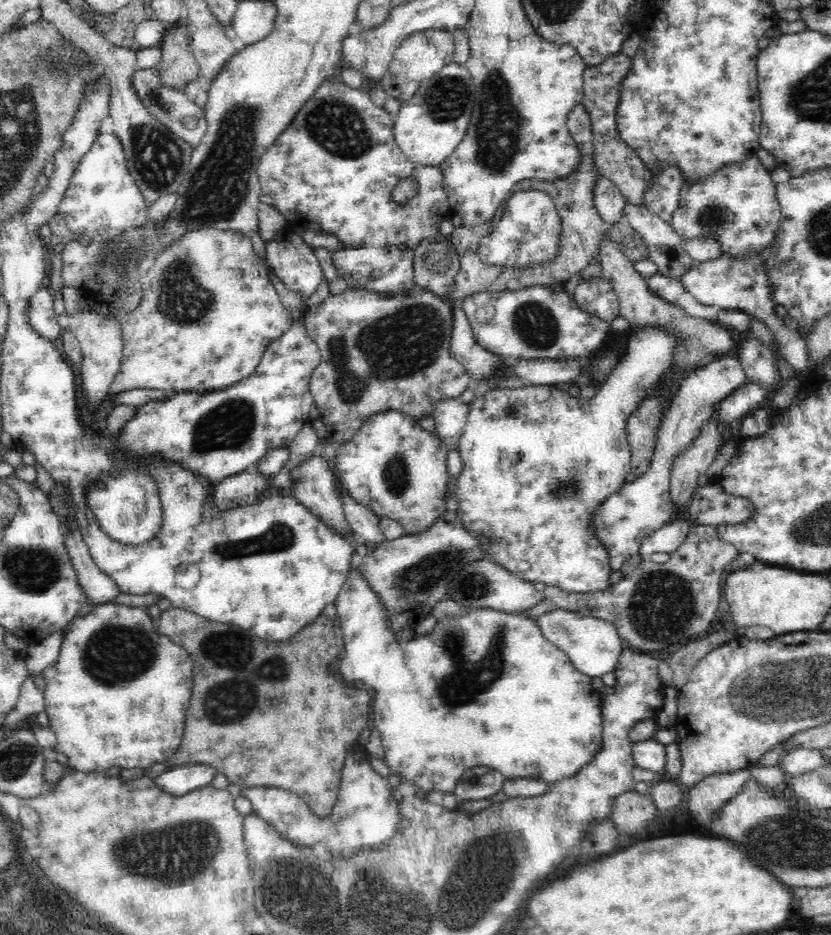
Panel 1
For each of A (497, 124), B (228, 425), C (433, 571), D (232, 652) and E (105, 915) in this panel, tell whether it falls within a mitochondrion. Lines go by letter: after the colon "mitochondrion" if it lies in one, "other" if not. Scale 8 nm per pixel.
A: mitochondrion
B: mitochondrion
C: mitochondrion
D: mitochondrion
E: mitochondrion

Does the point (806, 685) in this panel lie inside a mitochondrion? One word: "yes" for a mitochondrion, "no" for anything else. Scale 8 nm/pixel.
yes

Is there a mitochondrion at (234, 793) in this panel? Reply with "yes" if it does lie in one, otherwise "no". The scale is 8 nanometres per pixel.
no

